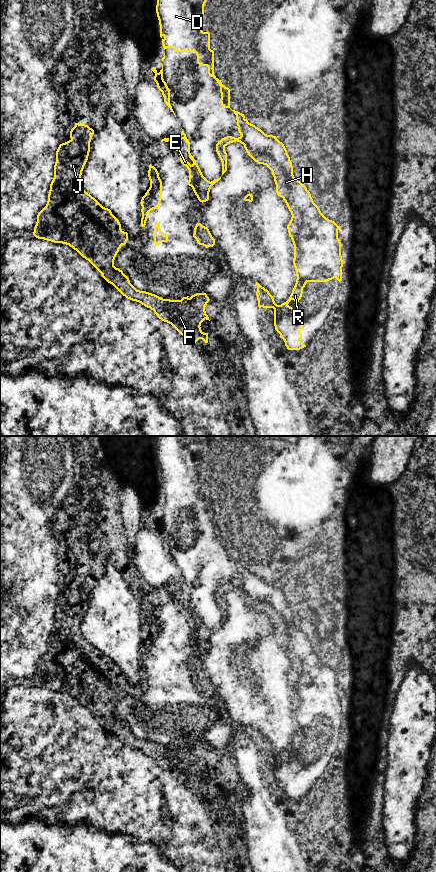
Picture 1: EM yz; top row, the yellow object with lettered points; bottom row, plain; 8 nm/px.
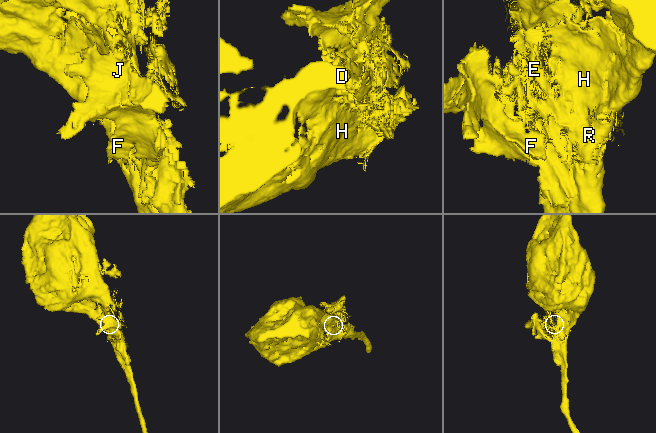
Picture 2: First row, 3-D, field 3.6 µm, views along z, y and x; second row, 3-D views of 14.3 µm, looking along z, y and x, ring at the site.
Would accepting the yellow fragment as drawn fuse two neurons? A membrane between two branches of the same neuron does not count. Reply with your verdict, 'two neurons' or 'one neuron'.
two neurons

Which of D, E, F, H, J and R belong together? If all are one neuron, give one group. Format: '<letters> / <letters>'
D E H R / F J

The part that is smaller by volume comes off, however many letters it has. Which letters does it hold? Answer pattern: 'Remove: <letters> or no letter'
Remove: F, J

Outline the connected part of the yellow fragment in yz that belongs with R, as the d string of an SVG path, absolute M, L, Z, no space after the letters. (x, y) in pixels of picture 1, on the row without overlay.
M235 558L232 559L236 563L236 571L241 584L238 586L227 584L216 592L216 600L222 610L222 623L227 619L227 601L225 595L236 589L240 590L244 593L246 600L255 610L266 613L272 619L276 632L276 641L283 646L292 663L287 673L289 684L294 693L293 712L297 723L292 741L286 750L277 753L269 739L256 730L256 744L259 756L274 757L275 778L284 788L287 797L300 798L306 795L306 793L300 789L302 786L300 779L303 778L304 768L299 764L299 758L293 757L288 752L291 748L299 750L303 742L303 736L307 730L327 730L334 726L339 730L342 729L343 708L341 704L341 690L338 686L338 678L341 677L341 675L321 661L306 634L294 625L292 610L284 592L280 590L276 584L267 583L255 573L249 571L244 562Z

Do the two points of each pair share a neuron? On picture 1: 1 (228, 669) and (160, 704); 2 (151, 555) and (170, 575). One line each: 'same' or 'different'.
1: same
2: same

